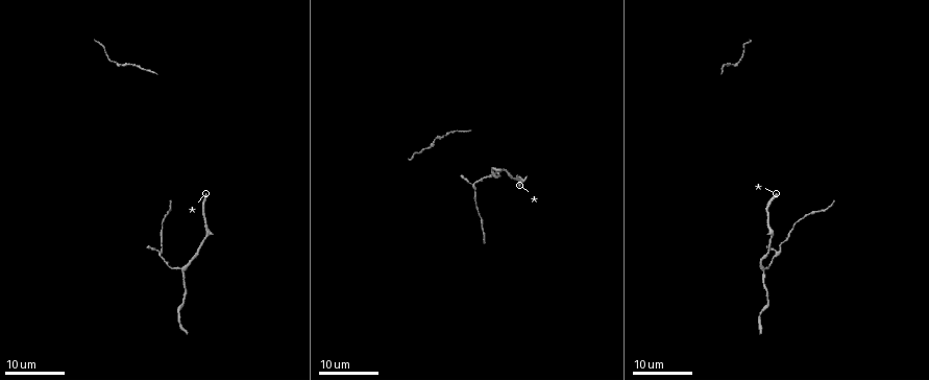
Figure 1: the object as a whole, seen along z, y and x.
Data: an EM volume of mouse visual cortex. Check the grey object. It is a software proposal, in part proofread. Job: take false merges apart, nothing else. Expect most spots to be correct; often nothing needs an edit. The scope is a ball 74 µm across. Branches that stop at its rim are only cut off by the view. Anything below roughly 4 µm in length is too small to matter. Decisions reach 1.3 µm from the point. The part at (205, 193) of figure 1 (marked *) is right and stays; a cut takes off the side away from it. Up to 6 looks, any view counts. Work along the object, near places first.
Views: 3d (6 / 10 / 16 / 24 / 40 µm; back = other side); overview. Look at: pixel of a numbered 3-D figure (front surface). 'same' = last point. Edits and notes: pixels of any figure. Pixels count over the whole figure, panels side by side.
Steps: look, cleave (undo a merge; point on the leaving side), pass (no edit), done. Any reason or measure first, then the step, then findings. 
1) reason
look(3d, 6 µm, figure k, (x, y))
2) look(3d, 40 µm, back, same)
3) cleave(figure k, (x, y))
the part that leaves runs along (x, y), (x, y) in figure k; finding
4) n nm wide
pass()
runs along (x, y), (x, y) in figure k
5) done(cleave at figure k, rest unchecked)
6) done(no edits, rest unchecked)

look(3d, 16 µm, figure 1, (790, 229))

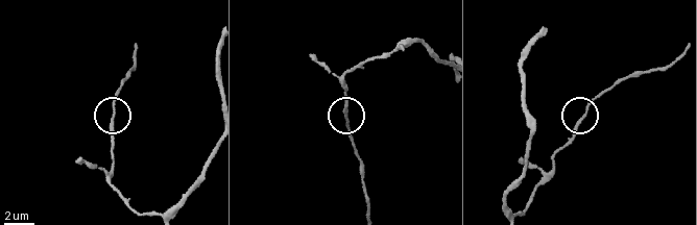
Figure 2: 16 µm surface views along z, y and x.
look(3d, 6 µm, figure 2, (583, 118))

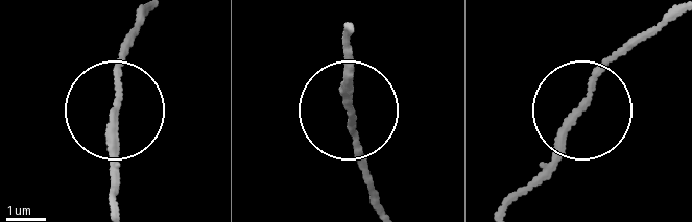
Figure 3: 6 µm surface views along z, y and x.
pass()
runs along (114, 206), (114, 76), (135, 10) in figure 3; one neuron here

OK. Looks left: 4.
calibre changes
look(3d, 16 µm, figure 1, (161, 251))

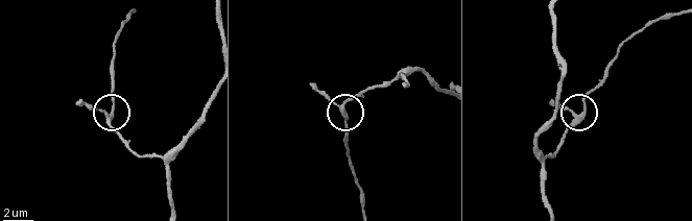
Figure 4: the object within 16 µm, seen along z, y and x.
look(3d, 10 µm, figure 4, (344, 114))

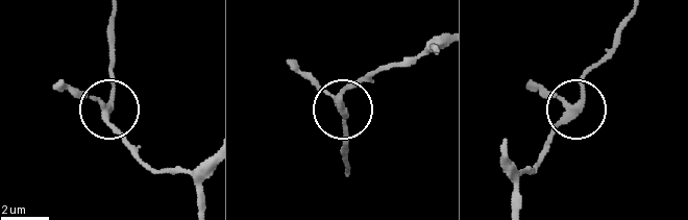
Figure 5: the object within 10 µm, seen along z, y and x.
pass()
runs along (207, 159), (190, 170), (160, 170), (112, 128), (112, 47) in figure 5; continuous, no second neuron

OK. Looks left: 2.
look(3d, 16 µm, figure 1, (182, 271))

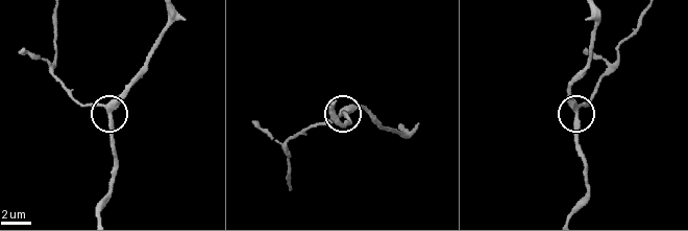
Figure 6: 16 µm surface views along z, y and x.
look(3d, 6 µm, figure 6, (576, 106))

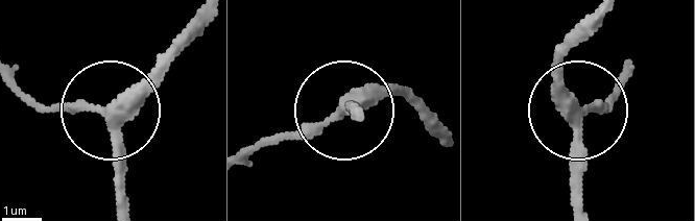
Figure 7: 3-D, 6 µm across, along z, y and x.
pass()
runs along (199, 17), (114, 106), (120, 206) in figure 7; one neuron here

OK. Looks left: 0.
done(no edits, rest unchecked)

